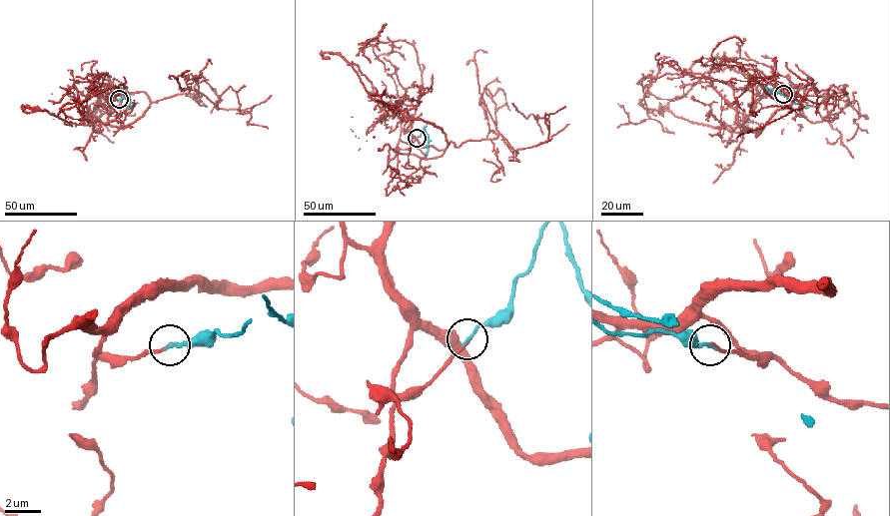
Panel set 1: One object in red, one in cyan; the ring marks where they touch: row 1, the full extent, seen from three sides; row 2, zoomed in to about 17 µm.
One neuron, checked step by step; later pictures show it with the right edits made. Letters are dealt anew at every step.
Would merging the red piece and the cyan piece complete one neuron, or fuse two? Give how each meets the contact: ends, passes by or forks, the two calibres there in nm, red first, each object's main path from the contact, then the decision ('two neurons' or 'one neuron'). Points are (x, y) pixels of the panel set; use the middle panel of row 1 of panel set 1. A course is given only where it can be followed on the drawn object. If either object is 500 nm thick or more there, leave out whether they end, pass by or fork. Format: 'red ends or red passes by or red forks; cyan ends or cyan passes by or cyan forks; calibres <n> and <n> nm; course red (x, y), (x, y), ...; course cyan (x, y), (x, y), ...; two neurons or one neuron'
red ends; cyan ends; calibres 150 and 190 nm; course red (417, 138), (411, 142), (439, 150), (500, 134), (513, 151), (547, 141), (546, 119), (515, 110); course cyan (417, 138), (426, 126), (429, 137), (427, 155); one neuron

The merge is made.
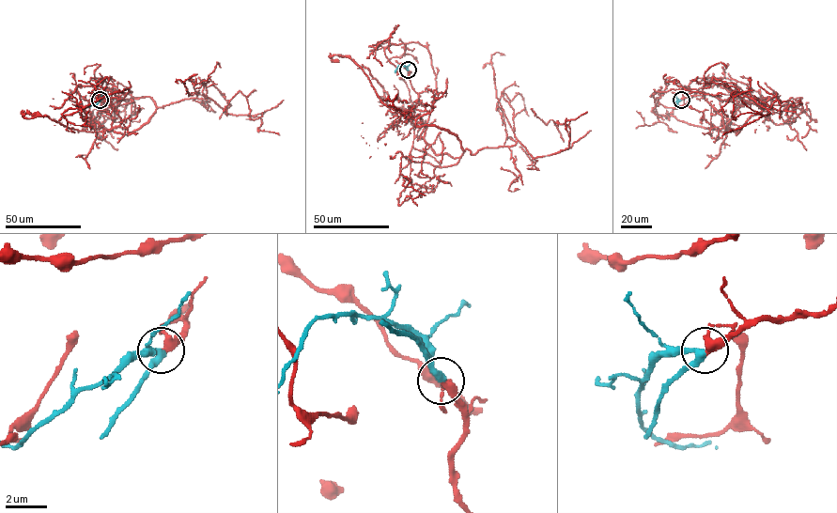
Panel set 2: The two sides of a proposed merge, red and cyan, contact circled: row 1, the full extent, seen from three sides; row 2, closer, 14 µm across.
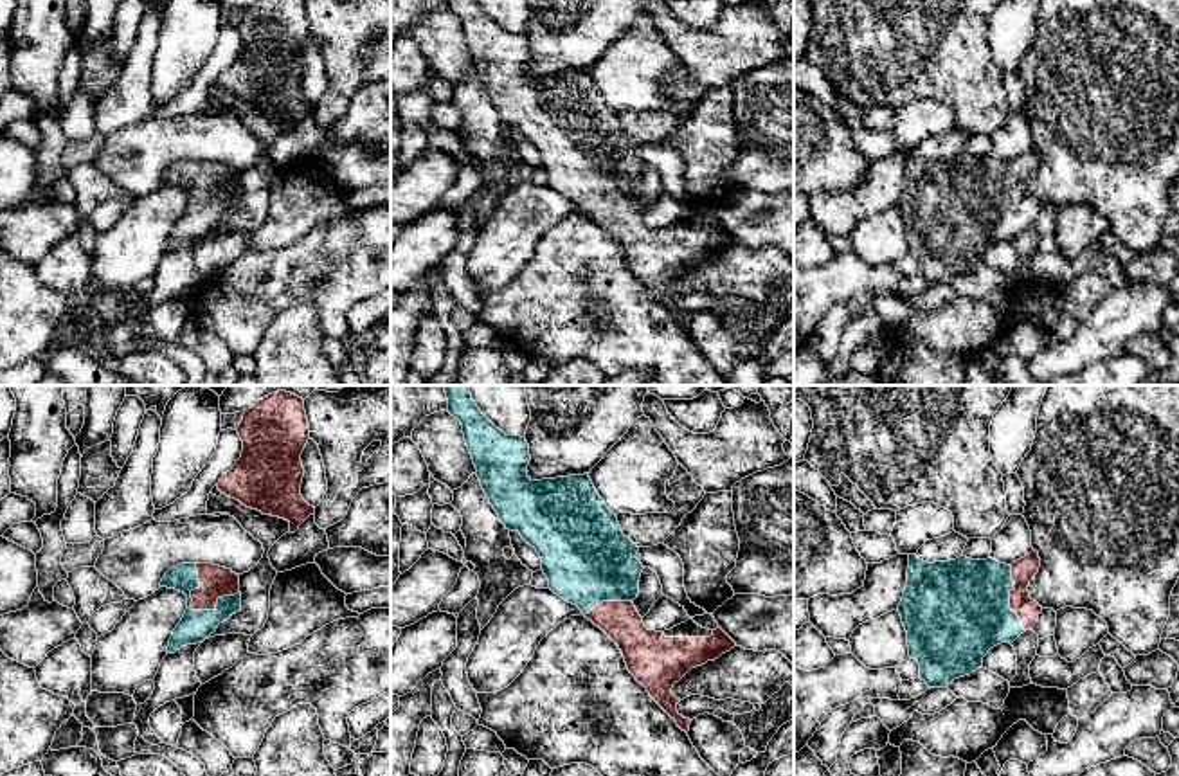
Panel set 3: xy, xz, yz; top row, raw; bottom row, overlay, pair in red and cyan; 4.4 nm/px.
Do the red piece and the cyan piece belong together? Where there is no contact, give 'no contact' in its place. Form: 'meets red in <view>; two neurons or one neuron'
meets red in xy; one neuron

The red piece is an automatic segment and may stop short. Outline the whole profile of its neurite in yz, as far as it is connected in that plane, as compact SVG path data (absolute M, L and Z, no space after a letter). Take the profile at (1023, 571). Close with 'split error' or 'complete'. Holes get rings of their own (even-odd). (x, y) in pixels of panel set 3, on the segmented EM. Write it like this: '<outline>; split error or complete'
M1037 551L1012 565L963 555L929 564L909 555L907 585L896 610L907 632L909 657L918 661L920 679L929 688L947 688L954 679L970 675L983 666L990 648L1012 645L1037 623L1042 607L1030 596L1028 585L1039 567Z; split error

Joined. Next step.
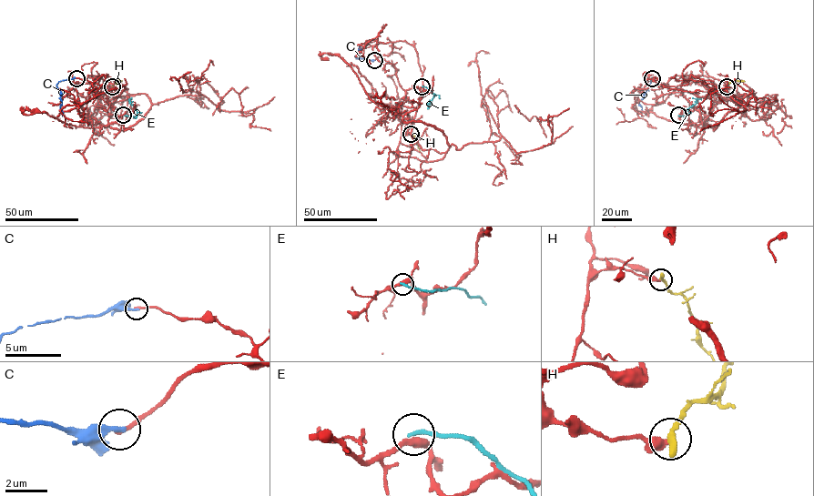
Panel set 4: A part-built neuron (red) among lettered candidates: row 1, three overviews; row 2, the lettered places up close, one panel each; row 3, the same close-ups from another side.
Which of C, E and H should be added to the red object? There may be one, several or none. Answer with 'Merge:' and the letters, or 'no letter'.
Merge: no letter

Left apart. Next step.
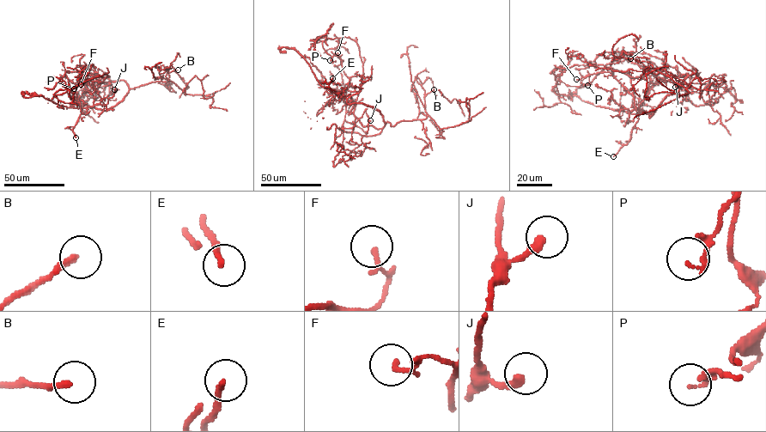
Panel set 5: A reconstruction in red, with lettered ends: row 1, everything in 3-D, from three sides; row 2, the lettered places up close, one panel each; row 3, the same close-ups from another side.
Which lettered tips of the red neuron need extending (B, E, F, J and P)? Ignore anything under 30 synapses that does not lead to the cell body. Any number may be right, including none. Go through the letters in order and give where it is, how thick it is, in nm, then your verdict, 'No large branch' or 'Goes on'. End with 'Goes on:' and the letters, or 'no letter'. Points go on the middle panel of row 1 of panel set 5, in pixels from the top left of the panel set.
B: Place: (434, 89). Thickness 200 nm. Goes on
E: Place: (332, 78). Thickness 200 nm. Goes on
F: Place: (337, 52). Thickness 170 nm. No large branch
J: Place: (370, 120). Thickness 280 nm. No large branch
P: Place: (330, 60). Thickness 140 nm. No large branch
Goes on: B, E

